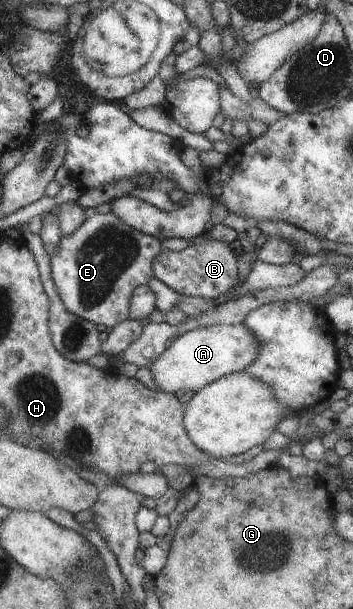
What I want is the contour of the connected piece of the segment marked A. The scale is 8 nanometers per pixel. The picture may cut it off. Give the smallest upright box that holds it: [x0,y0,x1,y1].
[147,323,260,394]

